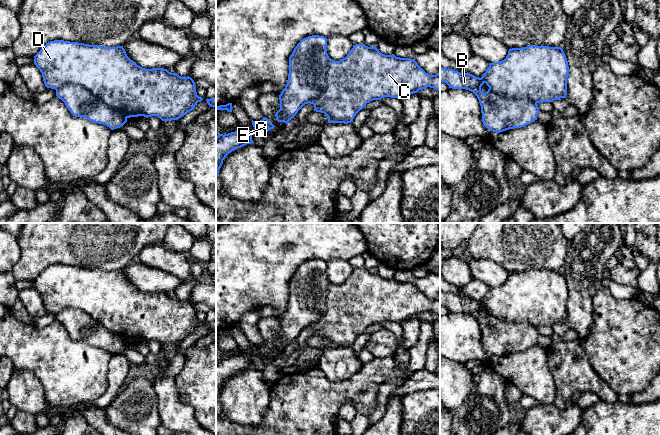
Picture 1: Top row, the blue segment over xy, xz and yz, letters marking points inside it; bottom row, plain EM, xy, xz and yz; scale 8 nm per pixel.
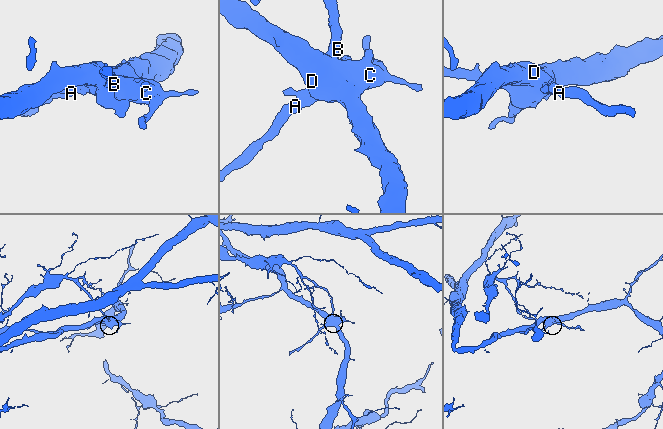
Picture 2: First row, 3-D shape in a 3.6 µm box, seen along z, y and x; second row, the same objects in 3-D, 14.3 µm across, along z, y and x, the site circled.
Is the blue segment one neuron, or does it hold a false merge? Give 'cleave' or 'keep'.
cleave

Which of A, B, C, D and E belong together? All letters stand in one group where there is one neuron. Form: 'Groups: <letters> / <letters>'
Groups: A B E / C D

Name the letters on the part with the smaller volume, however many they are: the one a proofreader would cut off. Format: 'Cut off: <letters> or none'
Cut off: A, B, E

